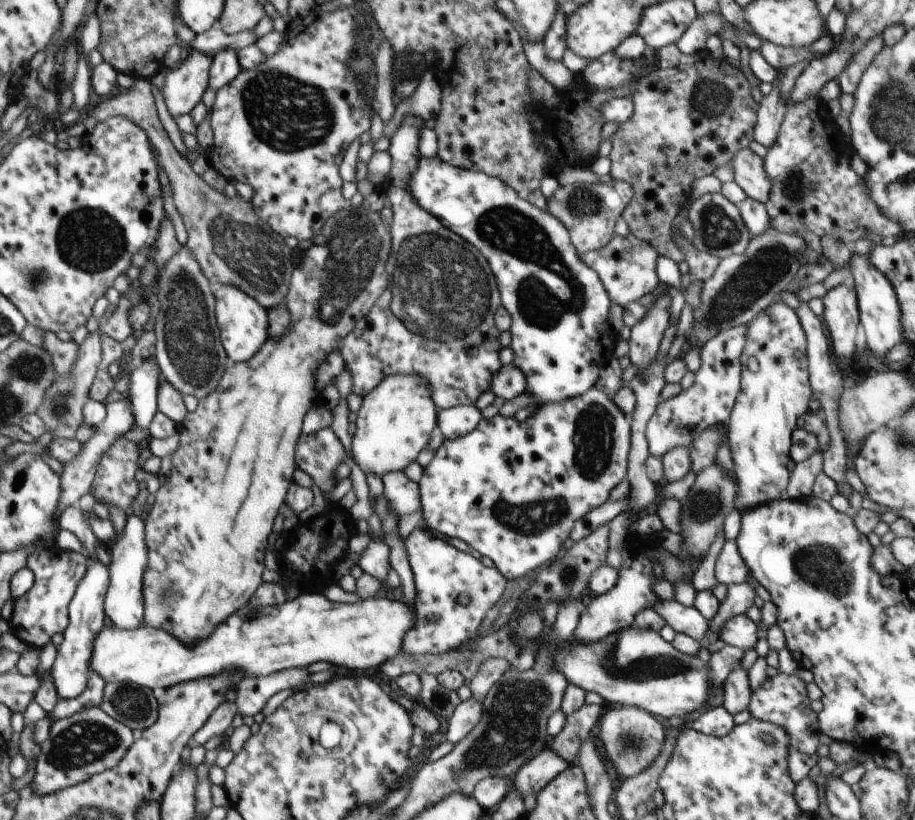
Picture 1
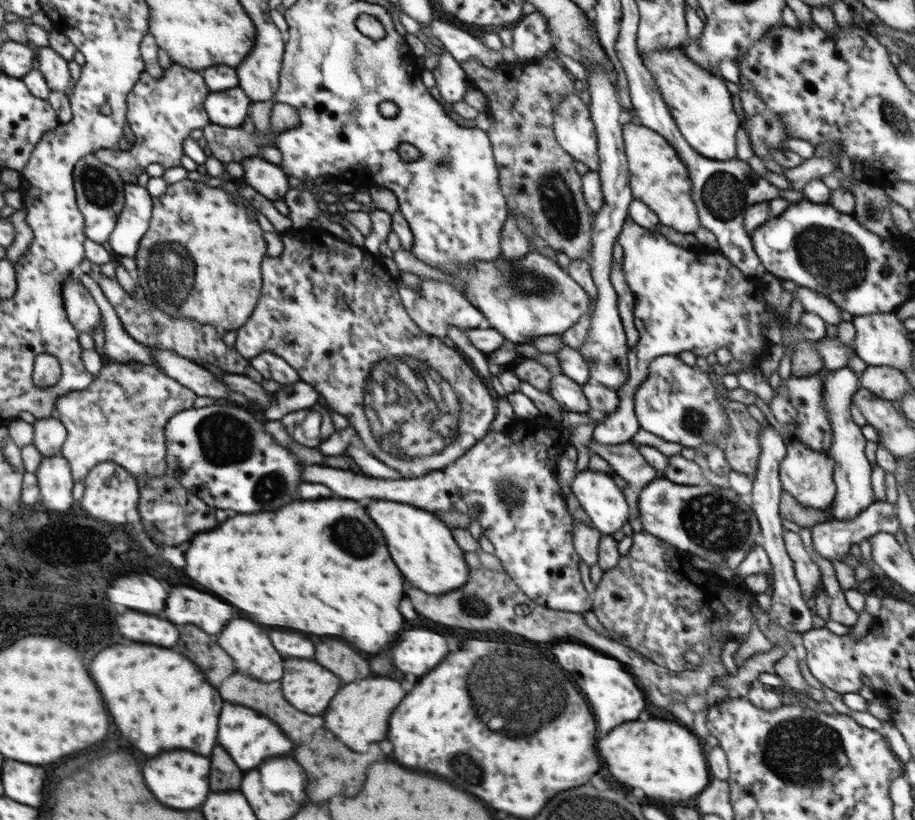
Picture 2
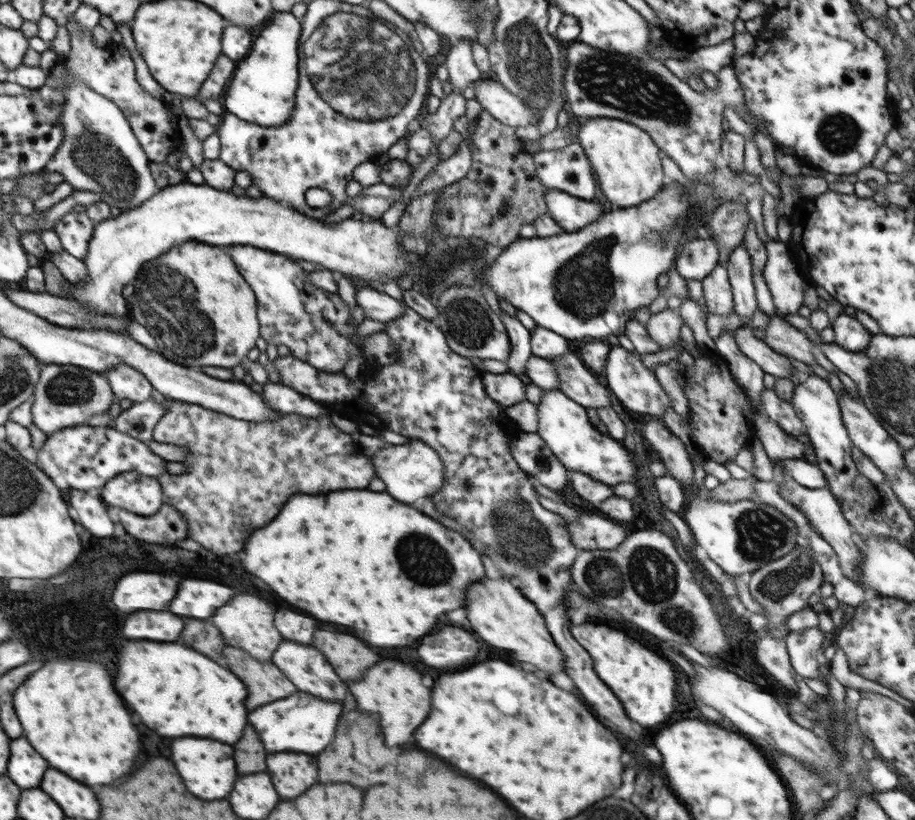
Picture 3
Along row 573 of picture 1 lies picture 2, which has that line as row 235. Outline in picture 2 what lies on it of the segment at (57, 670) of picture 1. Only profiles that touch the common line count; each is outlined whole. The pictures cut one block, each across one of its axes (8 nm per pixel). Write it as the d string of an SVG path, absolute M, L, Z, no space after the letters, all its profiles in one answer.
M94 152L82 156L74 165L72 174L74 174L78 209L84 215L84 234L87 235L87 239L103 244L110 240L111 233L118 224L119 216L122 215L123 205L126 204L126 190L124 190L126 183L119 171L100 162Z

